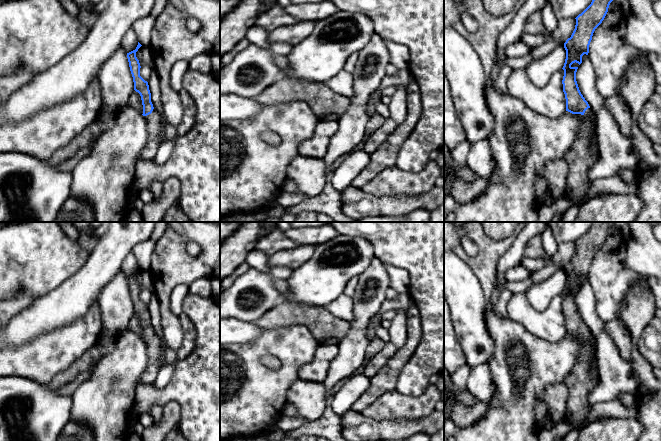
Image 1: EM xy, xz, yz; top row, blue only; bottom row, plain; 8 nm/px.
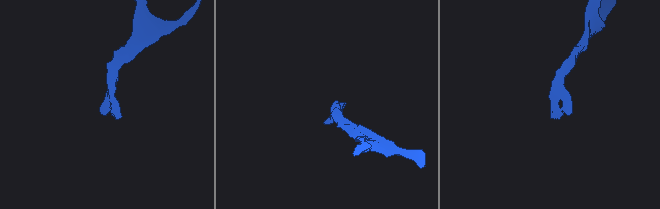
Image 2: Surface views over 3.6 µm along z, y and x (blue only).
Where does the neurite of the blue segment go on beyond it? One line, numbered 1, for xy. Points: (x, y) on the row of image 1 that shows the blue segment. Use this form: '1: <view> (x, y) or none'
1: xy (153, 120)

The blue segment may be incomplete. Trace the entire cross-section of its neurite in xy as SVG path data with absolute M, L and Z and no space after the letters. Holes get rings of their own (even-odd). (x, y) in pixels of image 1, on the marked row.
M138 42L135 50L127 53L130 71L133 77L134 90L141 96L143 105L143 116L148 130L148 142L144 149L141 151L139 159L152 160L155 158L157 149L161 143L159 138L161 116L154 109L151 102L151 93L149 90L148 82L140 76L140 63L136 57L136 52L142 45Z

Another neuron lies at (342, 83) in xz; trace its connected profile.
M342 70L325 83L334 93L345 98L353 96L353 76L351 72Z

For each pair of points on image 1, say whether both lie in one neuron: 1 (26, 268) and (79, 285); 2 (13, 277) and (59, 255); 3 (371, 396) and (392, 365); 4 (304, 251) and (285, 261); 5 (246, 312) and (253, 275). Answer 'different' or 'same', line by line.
1: different
2: same
3: same
4: same
5: same

